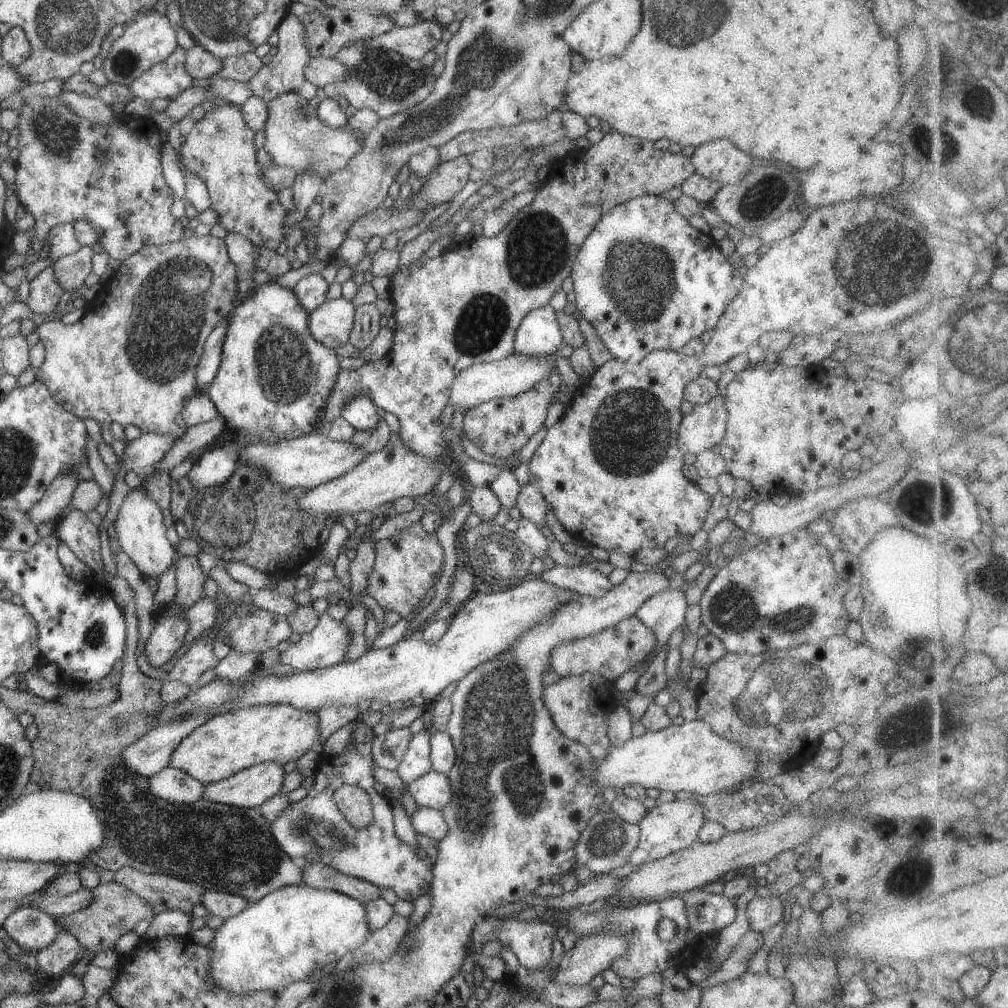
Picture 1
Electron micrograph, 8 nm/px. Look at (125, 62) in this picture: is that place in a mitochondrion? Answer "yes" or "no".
yes

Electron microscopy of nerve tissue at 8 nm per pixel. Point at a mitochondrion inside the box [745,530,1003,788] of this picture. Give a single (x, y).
(897, 730)

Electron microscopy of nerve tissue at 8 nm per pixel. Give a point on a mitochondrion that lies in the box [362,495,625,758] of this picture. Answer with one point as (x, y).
(480, 565)

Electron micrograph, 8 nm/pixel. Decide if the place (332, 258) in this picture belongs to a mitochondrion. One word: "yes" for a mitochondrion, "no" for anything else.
no

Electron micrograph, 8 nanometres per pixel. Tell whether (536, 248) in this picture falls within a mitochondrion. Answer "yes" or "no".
yes

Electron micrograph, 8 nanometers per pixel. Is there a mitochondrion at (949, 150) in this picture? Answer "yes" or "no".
yes

